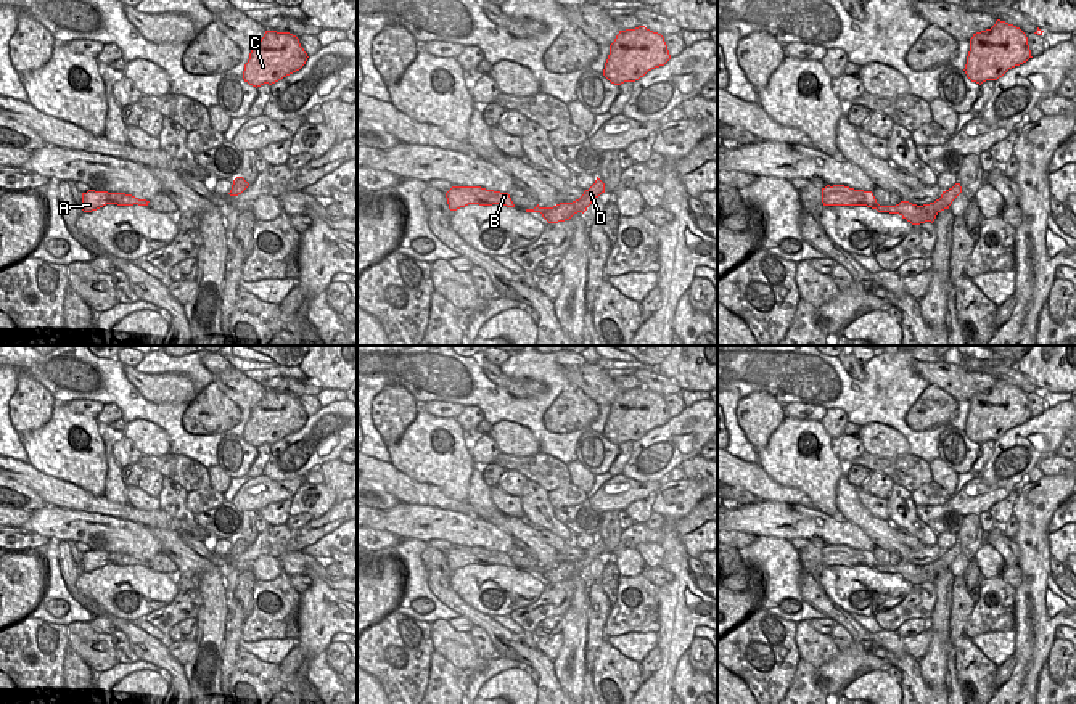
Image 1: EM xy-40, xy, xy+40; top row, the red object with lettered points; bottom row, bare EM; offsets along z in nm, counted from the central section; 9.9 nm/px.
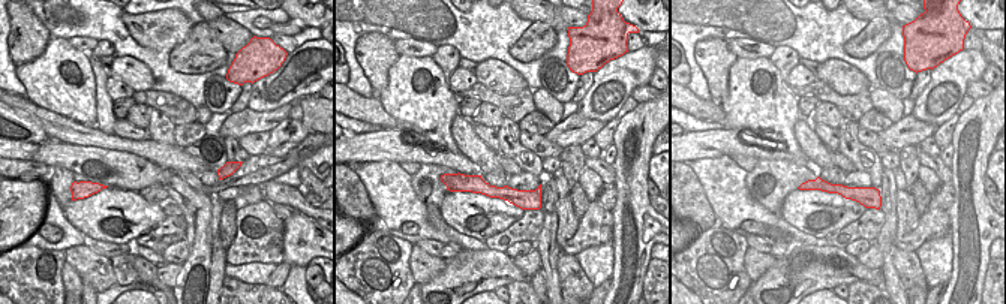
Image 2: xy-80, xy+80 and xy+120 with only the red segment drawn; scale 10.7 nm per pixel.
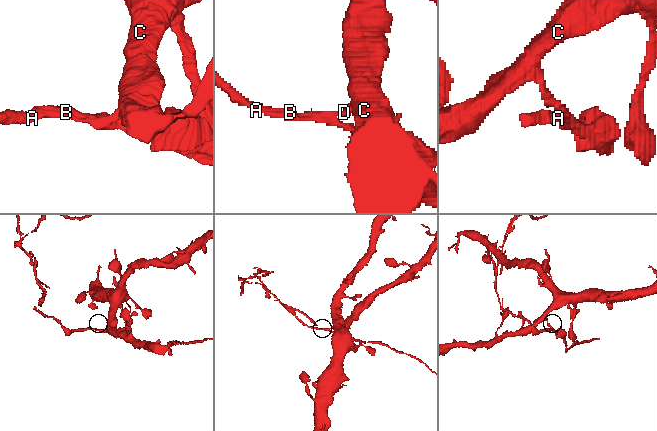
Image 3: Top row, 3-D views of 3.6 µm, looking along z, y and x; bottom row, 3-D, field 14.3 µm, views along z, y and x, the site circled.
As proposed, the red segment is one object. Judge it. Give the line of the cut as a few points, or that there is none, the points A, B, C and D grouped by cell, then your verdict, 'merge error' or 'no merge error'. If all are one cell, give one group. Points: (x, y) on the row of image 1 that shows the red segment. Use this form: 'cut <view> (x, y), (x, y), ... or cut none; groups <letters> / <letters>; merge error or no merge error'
cut xy+40 (941, 195), (948, 208); groups A B / C D; merge error

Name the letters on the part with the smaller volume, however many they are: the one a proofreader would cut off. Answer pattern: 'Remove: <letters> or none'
Remove: A, B

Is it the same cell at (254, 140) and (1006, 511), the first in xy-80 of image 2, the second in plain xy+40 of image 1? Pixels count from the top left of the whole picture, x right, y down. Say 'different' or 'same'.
same

